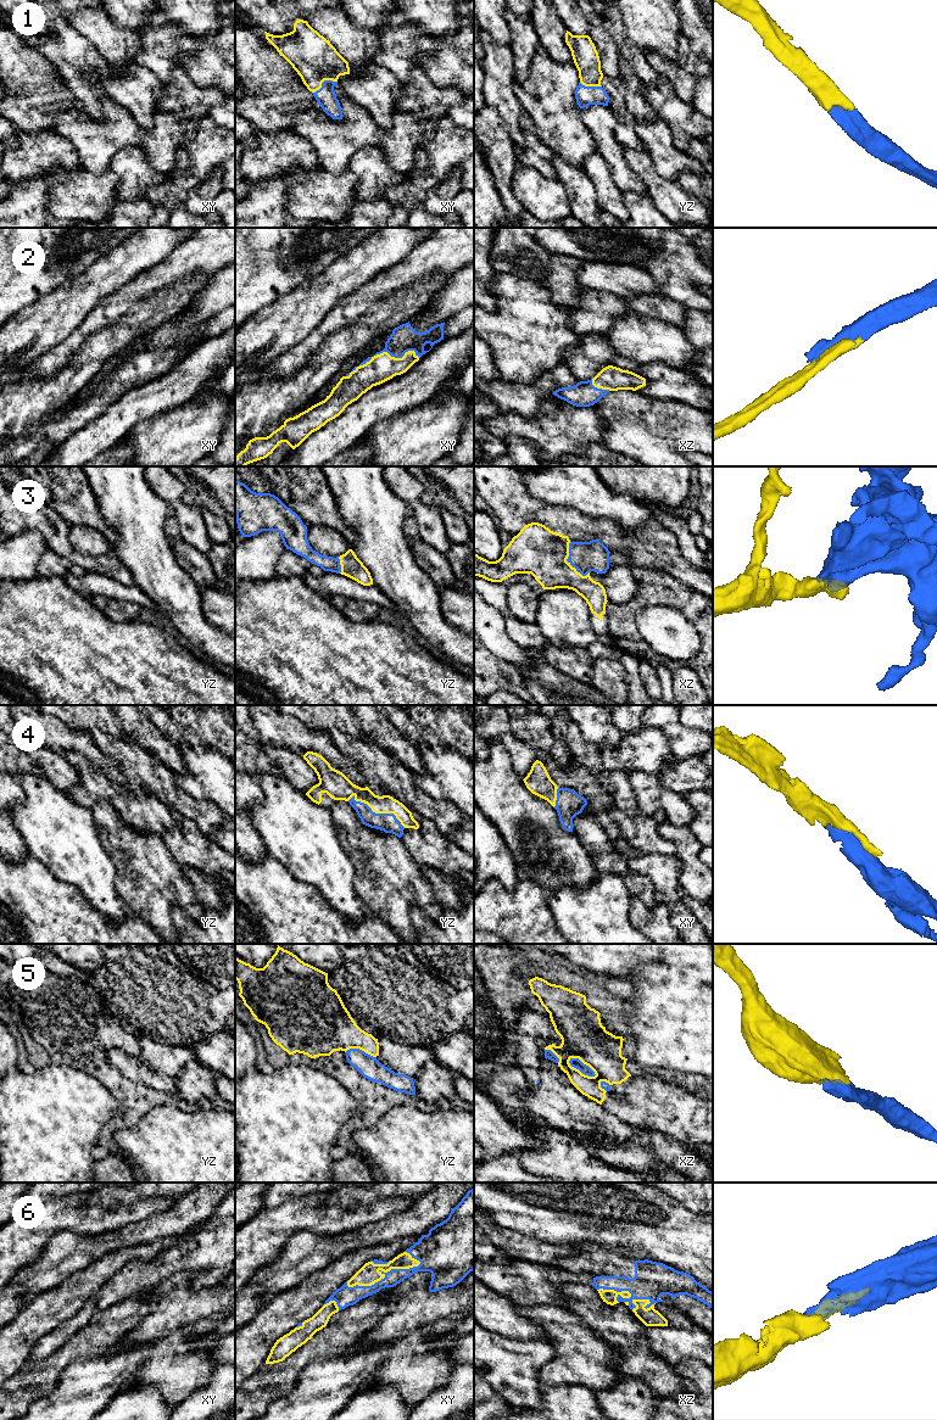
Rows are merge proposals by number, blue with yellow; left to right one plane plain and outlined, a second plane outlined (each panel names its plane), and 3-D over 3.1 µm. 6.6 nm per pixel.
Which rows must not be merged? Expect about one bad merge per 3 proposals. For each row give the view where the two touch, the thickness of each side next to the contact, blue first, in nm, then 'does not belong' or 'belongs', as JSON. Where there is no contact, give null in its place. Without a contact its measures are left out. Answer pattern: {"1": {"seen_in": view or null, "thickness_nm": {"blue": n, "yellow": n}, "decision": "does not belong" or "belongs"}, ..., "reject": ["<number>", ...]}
{"1": {"seen_in": "xy", "thickness_nm": {"blue": 130, "yellow": 300}, "decision": "belongs"}, "2": {"seen_in": "xy", "thickness_nm": {"blue": 170, "yellow": 180}, "decision": "belongs"}, "3": {"seen_in": "xz", "thickness_nm": {"blue": 200, "yellow": 320}, "decision": "belongs"}, "4": {"seen_in": "yz", "thickness_nm": {"blue": 130, "yellow": 120}, "decision": "belongs"}, "5": {"seen_in": "xz", "thickness_nm": {"blue": 70, "yellow": 300}, "decision": "does not belong"}, "6": {"seen_in": "xy", "thickness_nm": {"blue": 110, "yellow": 140}, "decision": "belongs"}, "reject": ["5"]}

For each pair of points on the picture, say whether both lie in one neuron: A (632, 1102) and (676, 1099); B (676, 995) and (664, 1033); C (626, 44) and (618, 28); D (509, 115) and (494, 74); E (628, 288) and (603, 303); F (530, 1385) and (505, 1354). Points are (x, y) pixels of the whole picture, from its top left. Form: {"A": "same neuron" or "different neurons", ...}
{"A": "same neuron", "B": "same neuron", "C": "same neuron", "D": "same neuron", "E": "different neurons", "F": "same neuron"}

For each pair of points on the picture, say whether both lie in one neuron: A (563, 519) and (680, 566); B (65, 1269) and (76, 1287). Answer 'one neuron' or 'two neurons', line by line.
A: one neuron
B: two neurons

